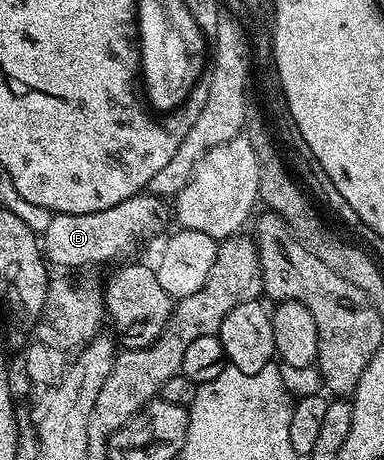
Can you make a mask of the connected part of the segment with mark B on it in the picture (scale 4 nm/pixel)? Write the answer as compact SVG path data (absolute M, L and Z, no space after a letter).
M144 191L117 203L117 207L105 207L105 211L93 211L85 215L56 213L41 235L44 256L52 266L59 267L81 267L111 259L162 227L163 220L167 215L169 217L168 206L166 209L163 205L166 205L164 198Z

